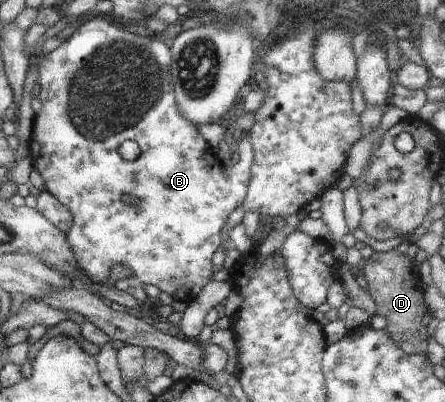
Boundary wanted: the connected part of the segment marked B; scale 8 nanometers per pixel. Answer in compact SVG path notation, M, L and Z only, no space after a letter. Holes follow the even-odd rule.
M96 16L95 18L84 22L66 41L55 49L51 49L41 60L39 69L40 92L38 99L41 102L41 110L34 116L32 123L32 134L28 143L29 154L34 169L38 170L45 179L47 190L70 209L73 215L73 226L69 232L66 232L70 248L78 258L82 271L86 277L90 277L93 282L105 284L110 280L112 267L123 265L131 271L131 276L116 281L116 285L126 293L129 293L136 299L138 304L146 305L150 303L149 298L143 292L143 286L150 283L156 286L156 289L165 291L173 300L181 301L187 304L191 302L202 286L211 279L212 267L211 257L216 249L220 248L222 237L220 232L223 229L226 218L237 205L241 205L244 199L248 180L250 166L253 160L253 151L248 137L245 137L238 143L238 162L232 164L229 175L224 175L224 169L221 161L216 157L215 151L211 149L207 142L200 136L200 133L189 121L179 112L175 104L174 85L171 83L171 77L168 77L168 63L171 63L171 53L168 53L168 47L160 41L148 39L148 37L138 37L130 29L116 25L108 17ZM131 139L140 149L139 156L132 161L128 161L120 155L120 145L124 141ZM124 195L131 195L134 203L126 205Z

